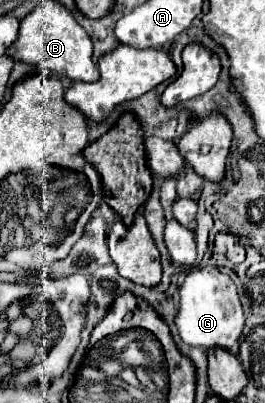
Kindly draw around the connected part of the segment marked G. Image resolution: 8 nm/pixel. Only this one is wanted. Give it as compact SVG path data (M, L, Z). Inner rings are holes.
M202 267L188 271L180 287L180 311L176 315L176 327L182 341L188 345L196 345L202 349L232 349L238 343L244 327L244 311L232 279L224 275L218 267Z

